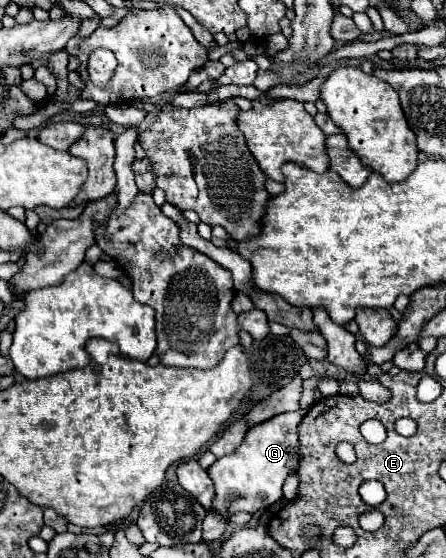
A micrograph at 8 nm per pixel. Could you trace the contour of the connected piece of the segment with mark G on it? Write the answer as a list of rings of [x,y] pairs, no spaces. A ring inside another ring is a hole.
[[[291,411],[283,413],[267,423],[261,423],[259,427],[251,427],[241,443],[241,447],[227,455],[217,459],[209,467],[209,477],[215,483],[215,511],[223,517],[237,511],[255,513],[259,509],[265,509],[281,499],[281,487],[285,479],[293,473],[293,469],[299,465],[299,433],[297,425],[301,423],[305,411]]]

